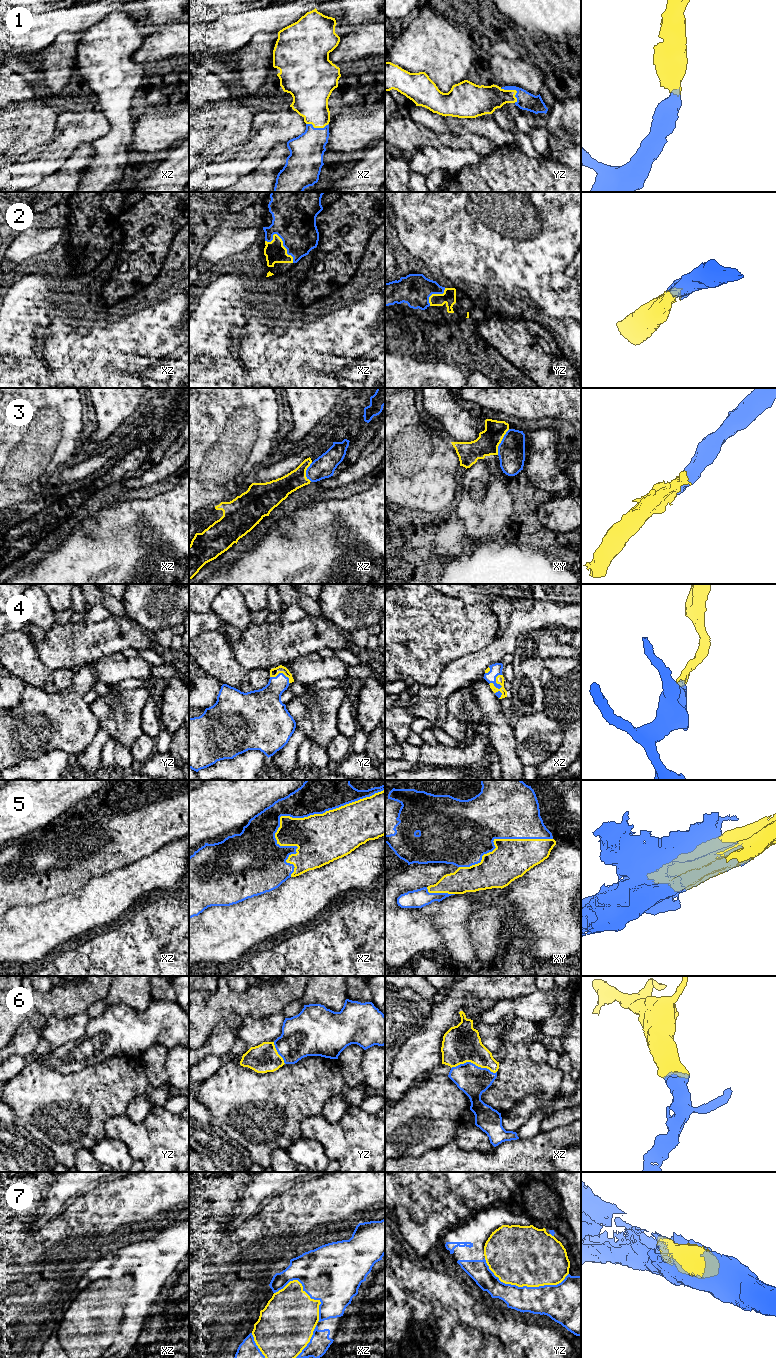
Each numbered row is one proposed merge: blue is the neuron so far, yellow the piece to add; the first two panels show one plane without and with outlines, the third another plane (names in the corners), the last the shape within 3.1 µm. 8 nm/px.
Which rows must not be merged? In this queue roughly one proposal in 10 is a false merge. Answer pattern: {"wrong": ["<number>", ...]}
{"wrong": []}

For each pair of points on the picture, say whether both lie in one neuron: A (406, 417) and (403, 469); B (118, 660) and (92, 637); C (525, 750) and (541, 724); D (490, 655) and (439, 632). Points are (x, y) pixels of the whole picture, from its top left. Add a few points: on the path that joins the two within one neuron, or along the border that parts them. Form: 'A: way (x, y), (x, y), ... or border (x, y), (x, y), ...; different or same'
A: way (403, 430), (403, 456); same
B: border (120, 651), (113, 652), (89, 663); different
C: way (531, 744), (537, 738), (537, 730); same
D: border (496, 638), (482, 648), (457, 658); different

